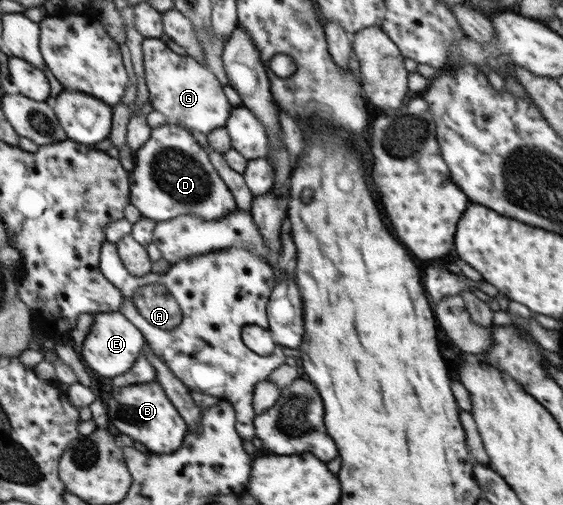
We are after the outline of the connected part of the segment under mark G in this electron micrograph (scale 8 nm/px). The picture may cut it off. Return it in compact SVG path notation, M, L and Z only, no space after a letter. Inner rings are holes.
M145 38L142 44L143 69L145 84L149 90L149 102L153 110L158 110L166 117L167 125L179 125L188 131L210 135L216 128L223 128L230 118L233 106L224 95L224 86L217 76L207 67L198 64L190 56L180 56L172 52L161 39Z

